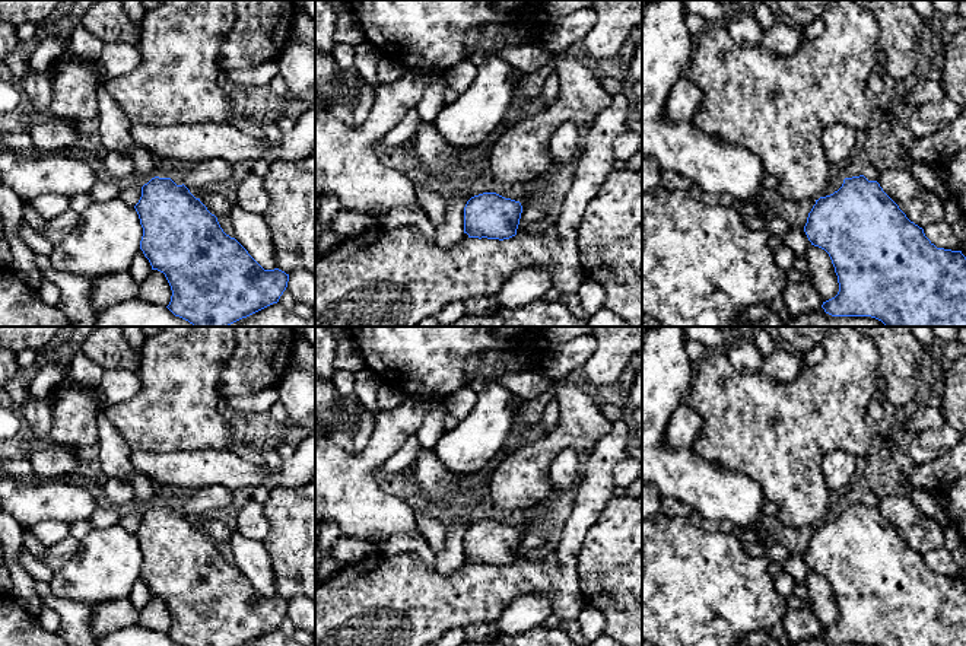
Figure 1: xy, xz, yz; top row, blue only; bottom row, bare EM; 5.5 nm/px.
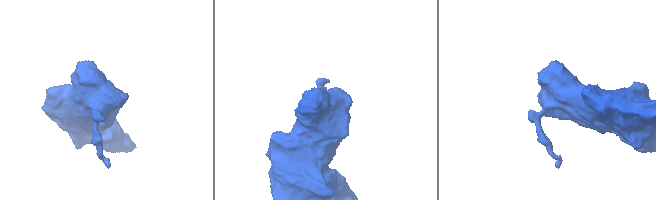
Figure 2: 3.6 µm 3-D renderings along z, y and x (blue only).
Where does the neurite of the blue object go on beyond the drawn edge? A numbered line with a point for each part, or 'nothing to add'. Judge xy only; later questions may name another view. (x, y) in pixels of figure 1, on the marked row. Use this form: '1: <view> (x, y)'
1: xy (206, 174)

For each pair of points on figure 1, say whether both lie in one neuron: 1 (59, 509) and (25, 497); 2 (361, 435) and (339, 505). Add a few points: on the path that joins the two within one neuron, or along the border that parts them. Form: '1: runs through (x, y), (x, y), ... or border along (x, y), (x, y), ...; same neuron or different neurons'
1: runs through (50, 500), (47, 497), (34, 497); same neuron
2: border along (374, 423), (368, 444), (355, 454); different neurons

